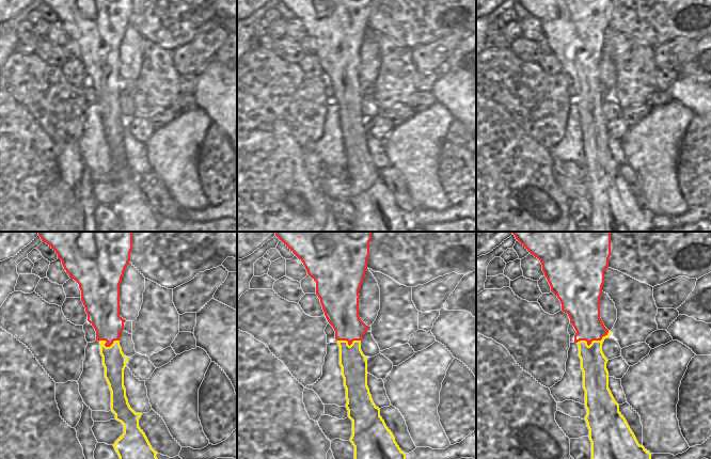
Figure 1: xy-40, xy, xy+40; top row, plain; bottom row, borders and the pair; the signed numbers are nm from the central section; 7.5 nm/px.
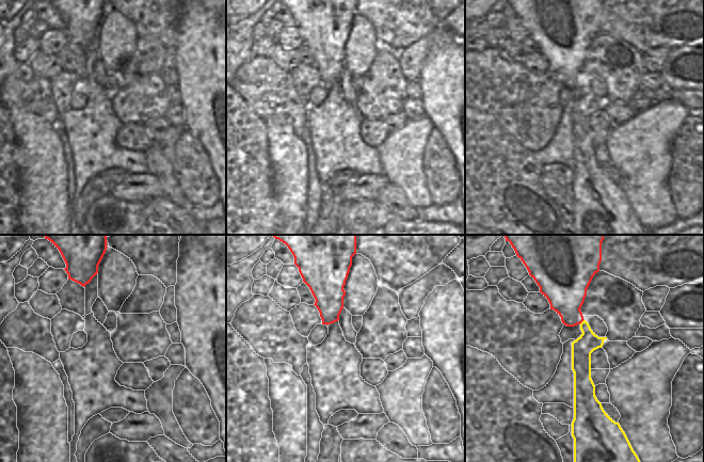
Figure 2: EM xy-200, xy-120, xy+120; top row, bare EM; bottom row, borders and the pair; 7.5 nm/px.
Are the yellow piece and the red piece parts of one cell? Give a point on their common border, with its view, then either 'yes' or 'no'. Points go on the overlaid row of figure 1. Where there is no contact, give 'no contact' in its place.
xy+40 (591, 342) | yes

